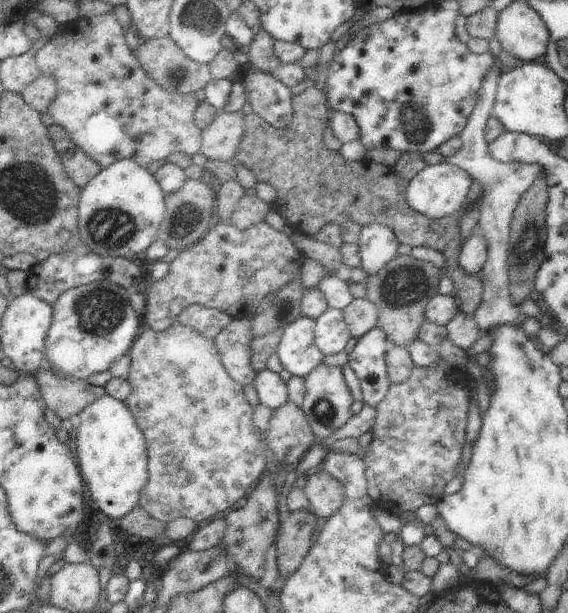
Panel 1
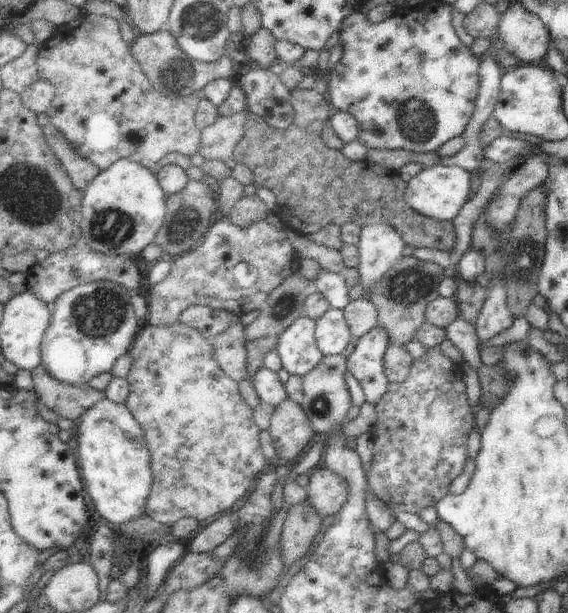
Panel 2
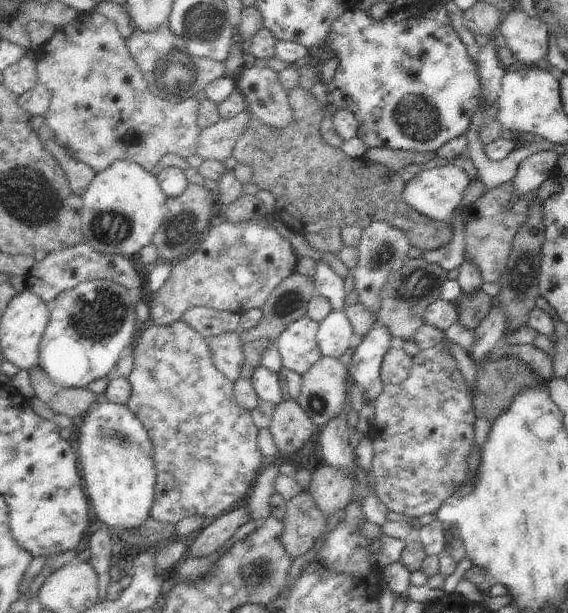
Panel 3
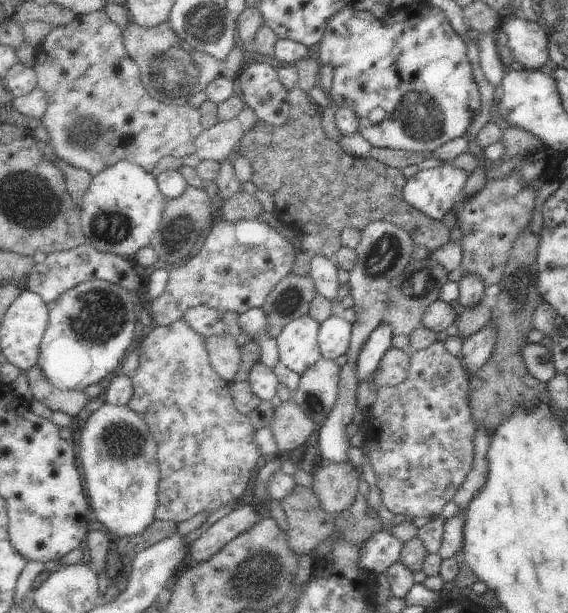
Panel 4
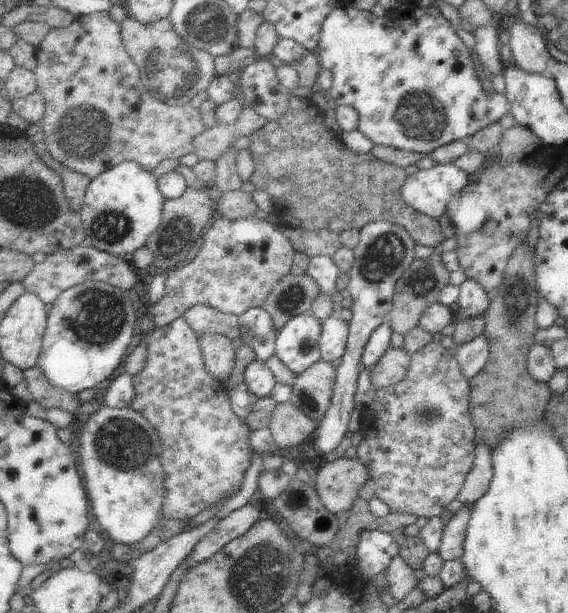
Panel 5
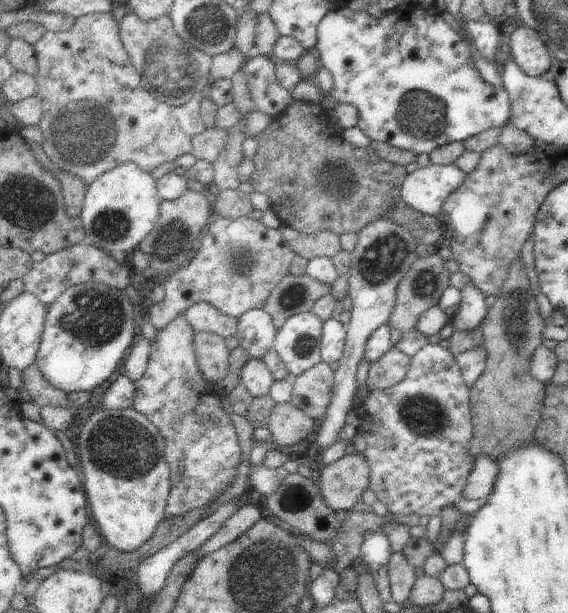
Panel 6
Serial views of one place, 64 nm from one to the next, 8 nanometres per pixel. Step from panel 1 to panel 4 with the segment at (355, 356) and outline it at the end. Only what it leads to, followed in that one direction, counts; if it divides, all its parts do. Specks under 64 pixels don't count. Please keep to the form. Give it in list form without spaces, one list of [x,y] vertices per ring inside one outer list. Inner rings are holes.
[[[388,323],[380,326],[370,336],[357,358],[357,379],[359,382],[373,382],[373,370],[379,365],[386,351],[392,347],[393,332]]]

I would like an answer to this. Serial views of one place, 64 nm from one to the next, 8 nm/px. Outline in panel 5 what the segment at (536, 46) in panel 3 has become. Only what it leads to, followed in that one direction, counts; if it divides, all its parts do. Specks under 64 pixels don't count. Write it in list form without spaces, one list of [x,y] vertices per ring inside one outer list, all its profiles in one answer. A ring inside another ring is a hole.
[[[521,20],[508,31],[515,64],[526,72],[542,74],[551,54],[541,30]]]

